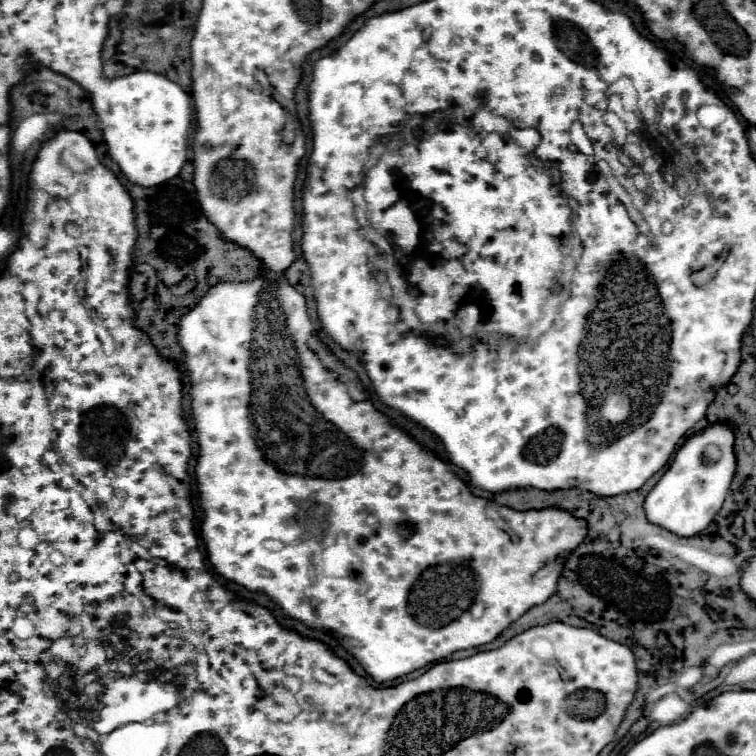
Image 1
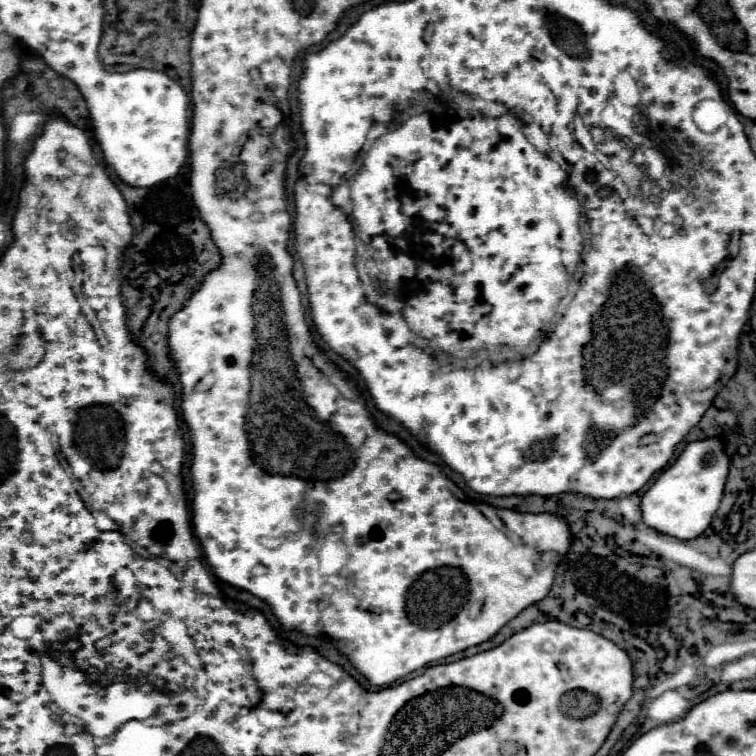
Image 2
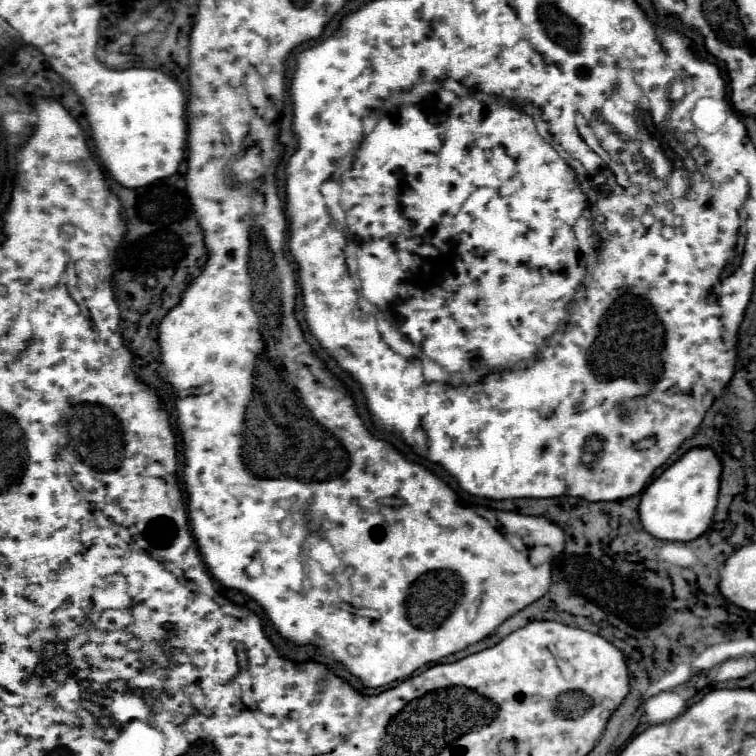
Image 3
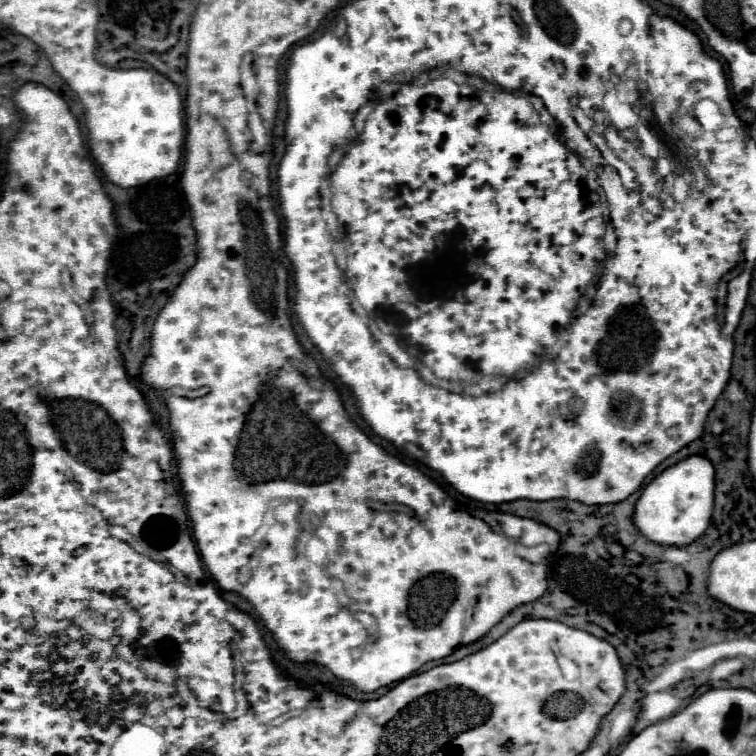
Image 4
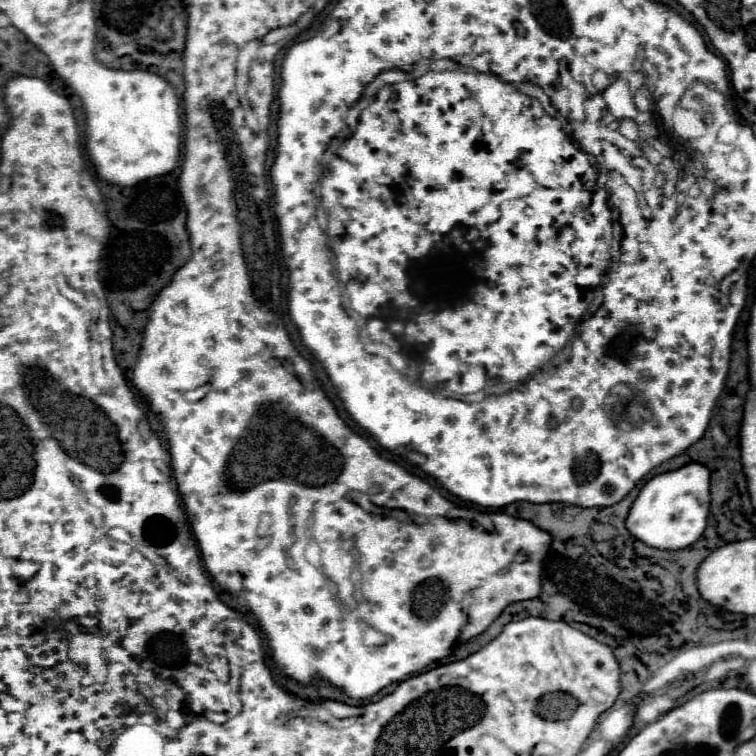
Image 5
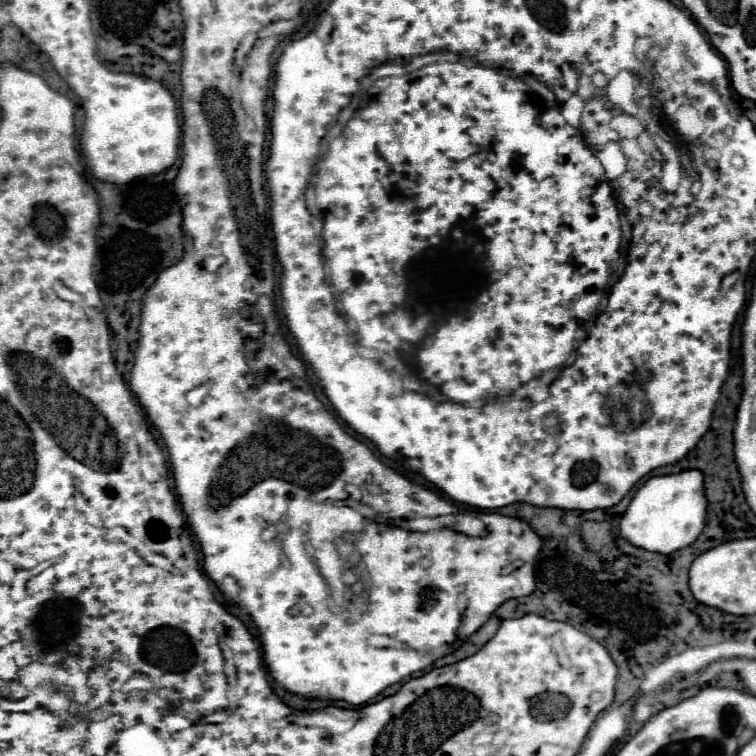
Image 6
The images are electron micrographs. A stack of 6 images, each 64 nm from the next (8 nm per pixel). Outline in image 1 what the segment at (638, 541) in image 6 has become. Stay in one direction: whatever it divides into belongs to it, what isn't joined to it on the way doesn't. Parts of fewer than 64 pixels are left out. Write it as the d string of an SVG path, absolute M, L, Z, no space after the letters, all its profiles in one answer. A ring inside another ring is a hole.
M712 424L700 434L688 438L676 452L670 468L644 498L648 522L684 538L700 534L712 522L730 490L730 482L736 472L732 446L734 432L726 424Z

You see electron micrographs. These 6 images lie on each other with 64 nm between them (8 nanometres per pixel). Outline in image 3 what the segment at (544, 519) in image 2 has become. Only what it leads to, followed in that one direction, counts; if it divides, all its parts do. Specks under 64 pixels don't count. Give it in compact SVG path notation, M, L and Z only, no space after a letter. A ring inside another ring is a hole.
M514 512L498 514L498 522L504 532L518 534L526 546L550 546L564 550L564 532L542 516L522 516Z

